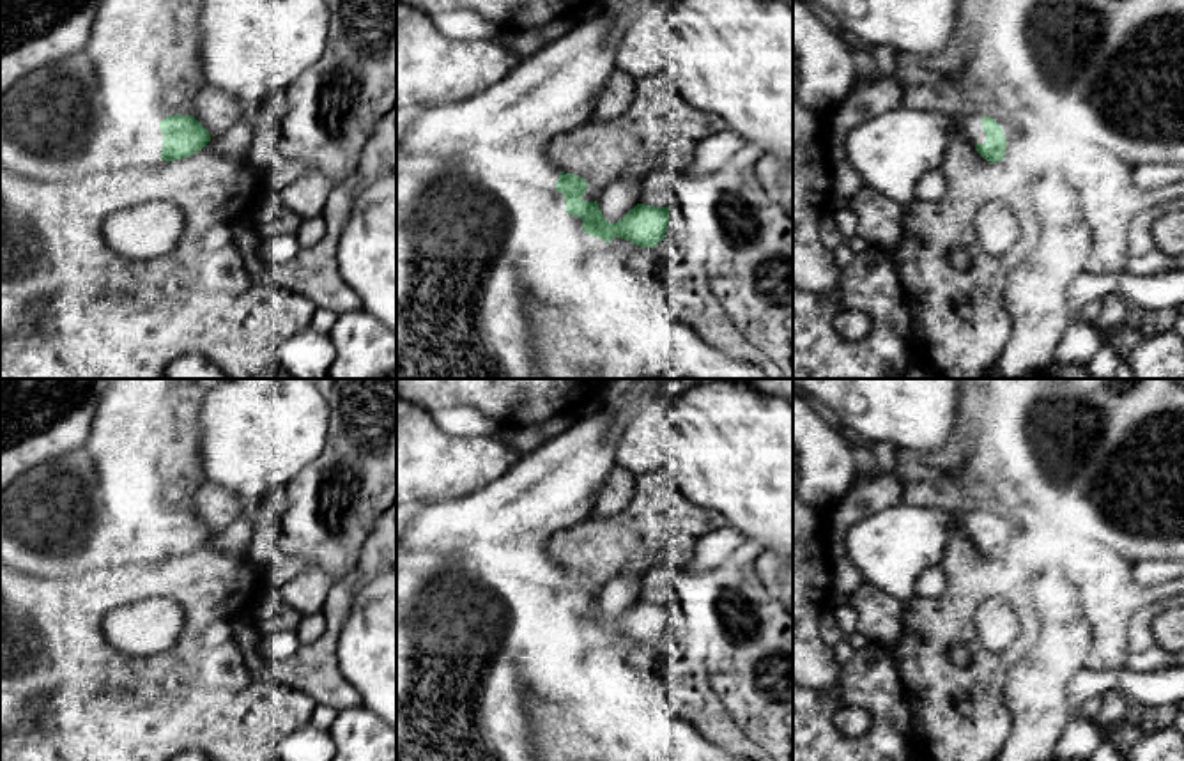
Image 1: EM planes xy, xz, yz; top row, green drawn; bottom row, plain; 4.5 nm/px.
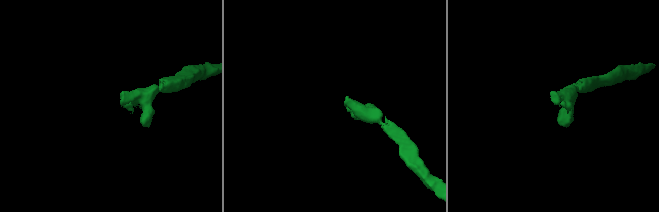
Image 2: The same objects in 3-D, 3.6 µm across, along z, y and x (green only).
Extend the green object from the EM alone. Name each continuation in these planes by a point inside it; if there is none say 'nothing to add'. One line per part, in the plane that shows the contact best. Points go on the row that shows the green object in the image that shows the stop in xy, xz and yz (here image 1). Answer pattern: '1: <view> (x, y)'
1: xy (146, 149)

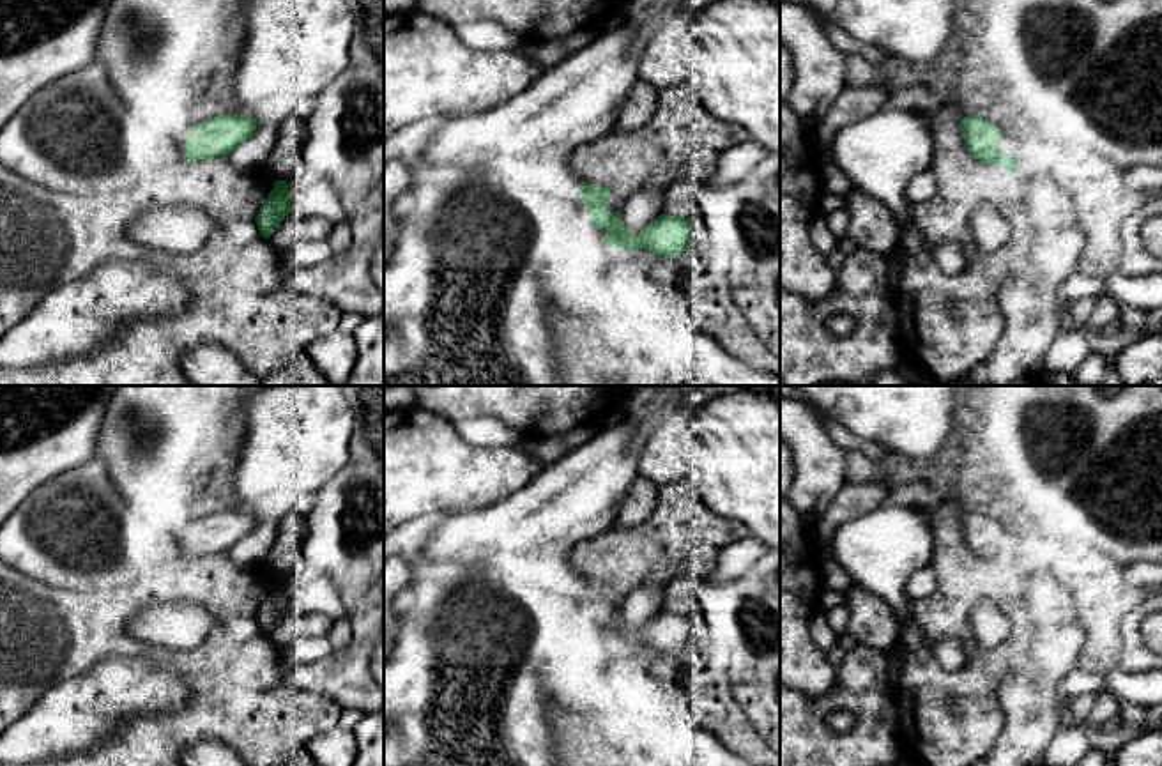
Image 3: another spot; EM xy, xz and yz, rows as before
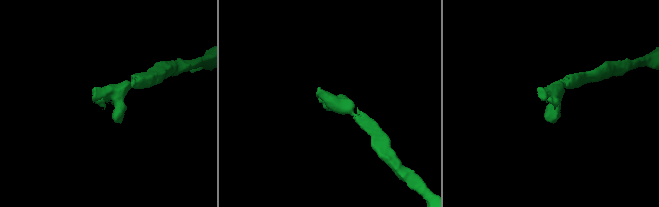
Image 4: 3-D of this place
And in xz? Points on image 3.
1: xz (572, 103)

